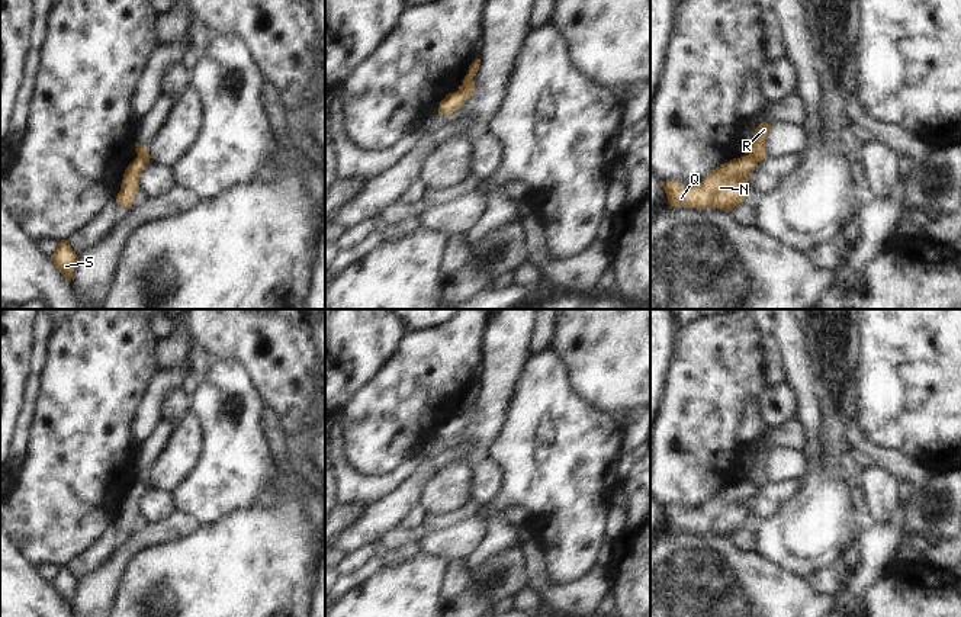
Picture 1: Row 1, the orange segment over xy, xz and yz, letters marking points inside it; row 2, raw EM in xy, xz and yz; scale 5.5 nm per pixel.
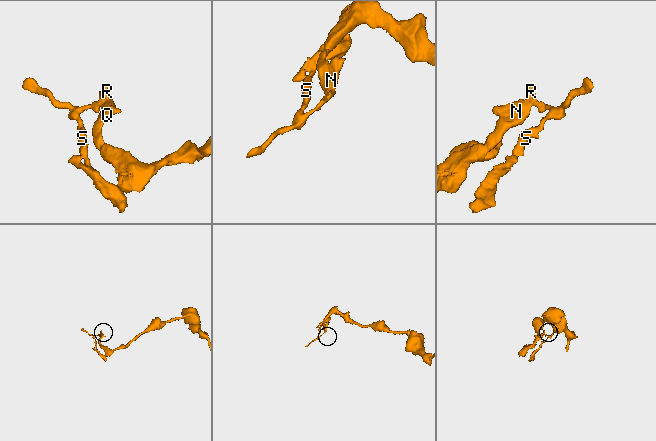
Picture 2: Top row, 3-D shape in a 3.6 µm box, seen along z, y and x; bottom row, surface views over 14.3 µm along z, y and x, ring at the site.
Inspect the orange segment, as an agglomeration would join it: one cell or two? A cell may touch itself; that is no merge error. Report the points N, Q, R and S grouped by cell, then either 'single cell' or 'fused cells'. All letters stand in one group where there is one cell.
N Q / R S; fused cells

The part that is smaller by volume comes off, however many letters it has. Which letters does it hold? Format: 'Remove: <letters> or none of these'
Remove: R, S.

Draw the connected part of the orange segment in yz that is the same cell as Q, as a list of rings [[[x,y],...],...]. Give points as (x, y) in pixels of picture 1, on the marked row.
[[[743,155],[721,164],[707,174],[695,187],[685,187],[679,181],[662,181],[668,203],[675,208],[717,208],[732,212],[745,200],[749,192],[746,177],[755,170],[752,157]]]

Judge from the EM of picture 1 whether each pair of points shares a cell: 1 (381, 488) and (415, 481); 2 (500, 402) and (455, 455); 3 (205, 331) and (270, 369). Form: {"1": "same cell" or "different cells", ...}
{"1": "different cells", "2": "different cells", "3": "same cell"}

